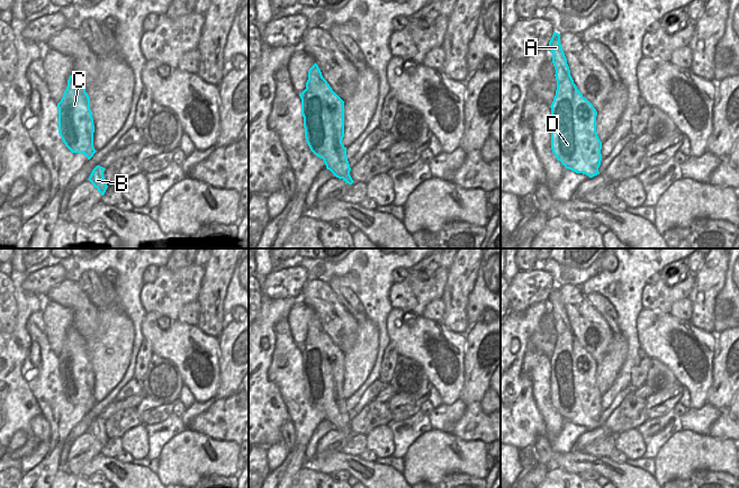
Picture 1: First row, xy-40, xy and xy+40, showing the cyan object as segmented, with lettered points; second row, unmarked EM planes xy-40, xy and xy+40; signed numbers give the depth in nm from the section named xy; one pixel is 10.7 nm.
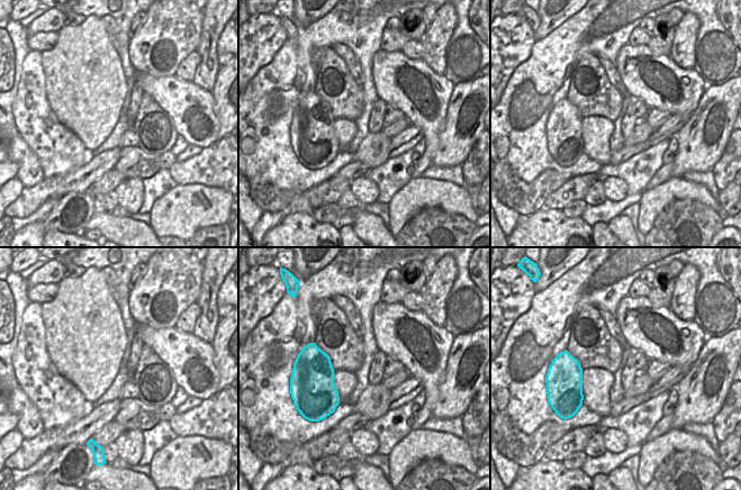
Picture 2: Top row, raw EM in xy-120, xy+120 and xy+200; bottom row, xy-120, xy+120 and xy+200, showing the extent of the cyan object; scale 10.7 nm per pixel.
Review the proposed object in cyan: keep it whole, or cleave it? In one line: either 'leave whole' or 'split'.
leave whole

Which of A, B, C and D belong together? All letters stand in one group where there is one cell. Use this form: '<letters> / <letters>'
A B C D

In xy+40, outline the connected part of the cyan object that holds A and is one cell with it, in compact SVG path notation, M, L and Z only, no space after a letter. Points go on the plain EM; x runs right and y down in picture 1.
M553 284L548 301L552 304L552 315L556 320L557 342L551 360L551 401L561 416L576 425L593 430L597 426L602 413L602 394L596 385L597 363L583 349L570 327L567 310L561 300L560 286Z

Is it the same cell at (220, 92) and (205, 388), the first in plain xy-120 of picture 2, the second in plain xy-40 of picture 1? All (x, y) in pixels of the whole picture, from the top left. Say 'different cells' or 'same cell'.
different cells

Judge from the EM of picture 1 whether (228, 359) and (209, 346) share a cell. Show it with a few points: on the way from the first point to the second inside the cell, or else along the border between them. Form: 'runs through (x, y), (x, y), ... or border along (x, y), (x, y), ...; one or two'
border along (217, 339), (218, 376), (221, 378); two

